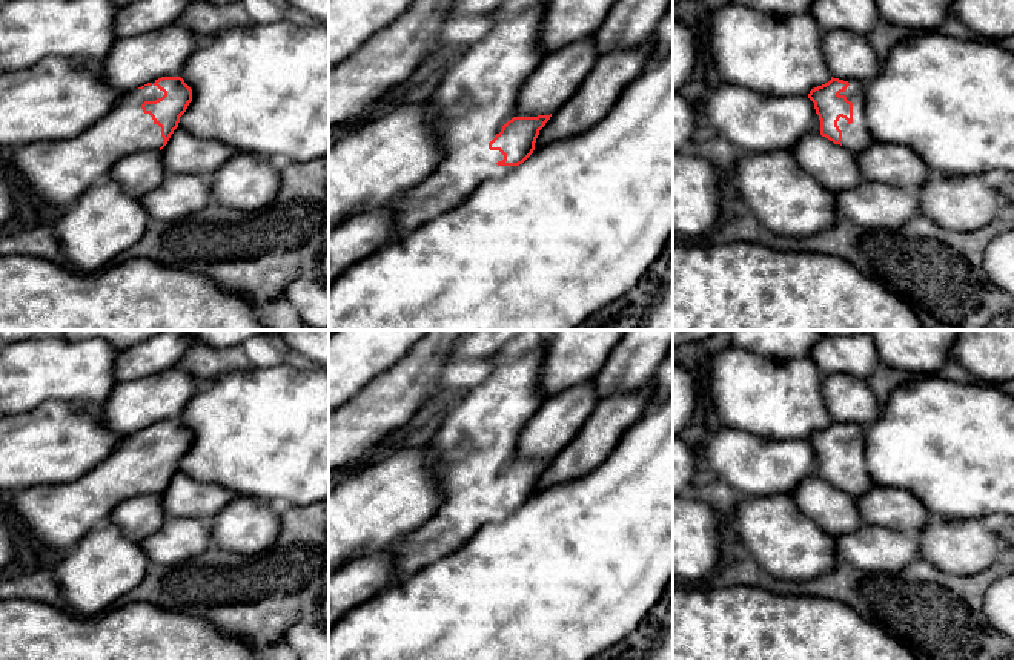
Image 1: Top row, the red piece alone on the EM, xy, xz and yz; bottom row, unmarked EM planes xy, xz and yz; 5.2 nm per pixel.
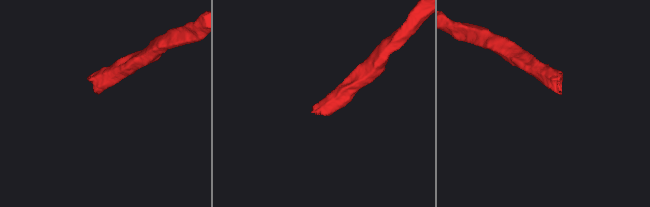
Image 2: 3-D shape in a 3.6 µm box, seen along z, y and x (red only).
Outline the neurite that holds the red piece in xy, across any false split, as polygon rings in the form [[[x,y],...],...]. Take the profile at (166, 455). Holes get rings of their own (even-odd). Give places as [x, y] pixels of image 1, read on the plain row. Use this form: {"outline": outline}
{"outline": [[[161,421],[118,441],[114,451],[71,482],[14,493],[12,507],[40,546],[65,549],[108,523],[123,500],[161,494],[192,445],[181,421]]]}

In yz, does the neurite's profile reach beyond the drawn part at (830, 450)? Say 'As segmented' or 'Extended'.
Extended

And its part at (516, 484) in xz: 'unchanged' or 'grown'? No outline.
grown

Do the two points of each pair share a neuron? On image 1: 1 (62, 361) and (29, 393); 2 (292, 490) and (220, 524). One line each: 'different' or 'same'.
1: same
2: different

